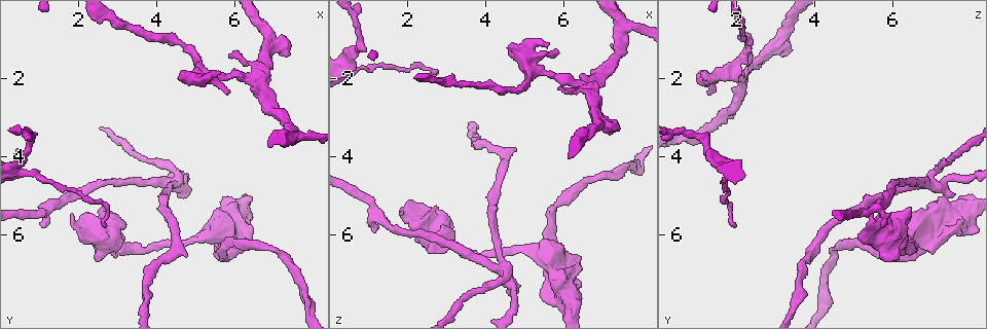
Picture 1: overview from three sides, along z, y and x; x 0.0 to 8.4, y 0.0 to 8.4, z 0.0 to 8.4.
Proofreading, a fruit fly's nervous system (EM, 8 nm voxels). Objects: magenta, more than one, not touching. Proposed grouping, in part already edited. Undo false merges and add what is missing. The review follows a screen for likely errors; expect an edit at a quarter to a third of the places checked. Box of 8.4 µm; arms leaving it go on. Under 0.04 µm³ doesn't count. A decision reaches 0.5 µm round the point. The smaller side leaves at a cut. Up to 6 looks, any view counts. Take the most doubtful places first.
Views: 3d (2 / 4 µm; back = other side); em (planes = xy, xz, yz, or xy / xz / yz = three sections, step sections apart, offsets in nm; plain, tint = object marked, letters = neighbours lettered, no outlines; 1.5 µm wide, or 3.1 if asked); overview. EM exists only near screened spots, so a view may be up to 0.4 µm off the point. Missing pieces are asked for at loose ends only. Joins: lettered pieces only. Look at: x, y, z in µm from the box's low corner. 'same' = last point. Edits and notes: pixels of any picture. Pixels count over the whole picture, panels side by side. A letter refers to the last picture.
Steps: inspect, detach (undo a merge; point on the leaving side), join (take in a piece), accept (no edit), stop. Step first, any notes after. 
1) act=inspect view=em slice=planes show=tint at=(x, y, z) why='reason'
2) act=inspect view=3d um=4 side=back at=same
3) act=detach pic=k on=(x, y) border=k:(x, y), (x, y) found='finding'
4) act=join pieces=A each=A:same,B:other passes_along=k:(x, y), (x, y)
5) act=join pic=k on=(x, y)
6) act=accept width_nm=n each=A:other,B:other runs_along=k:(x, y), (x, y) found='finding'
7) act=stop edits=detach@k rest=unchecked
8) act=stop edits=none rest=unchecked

act=inspect view=3d um=4 at=(4.45, 4.70, 6.90) why='four or more arms meet'

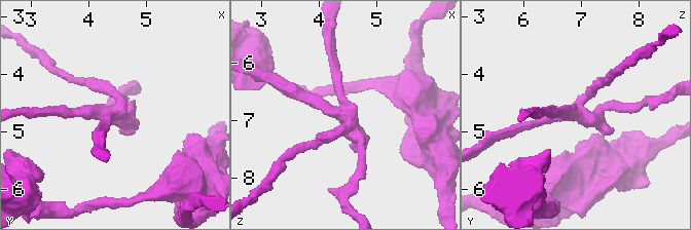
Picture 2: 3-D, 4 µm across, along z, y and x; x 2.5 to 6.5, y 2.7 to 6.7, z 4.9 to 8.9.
act=inspect view=em slice=planes show=letters at=(4.45, 4.70, 6.90)

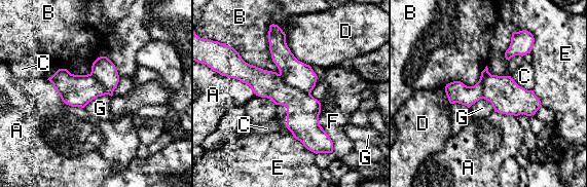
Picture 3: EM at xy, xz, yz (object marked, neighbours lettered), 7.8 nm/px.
act=detach pic=3 on=(295, 73) width_nm=260 each=A:other,B:other,C:other,D:other,E:other,F:other,G:other found='two neurons meet here'

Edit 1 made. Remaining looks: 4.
act=inspect view=overview

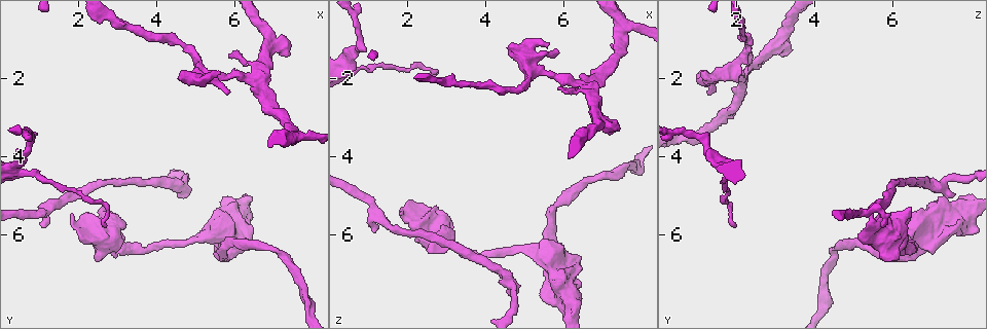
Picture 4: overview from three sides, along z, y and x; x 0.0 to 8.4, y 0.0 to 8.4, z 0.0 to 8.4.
act=inspect view=em slice=planes show=letters at=(2.55, 6.60, 6.20) why='stops while still wide'

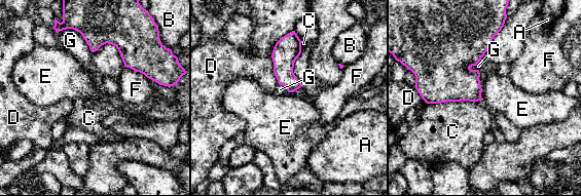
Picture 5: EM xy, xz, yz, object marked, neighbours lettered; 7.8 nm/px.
act=accept each=A:other,B:other,C:other,D:other,E:other,F:other,G:other border=5:(482, 88), (480, 100) found='none of them fits'

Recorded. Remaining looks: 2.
act=stop edits=detach@3 rest=unchecked

